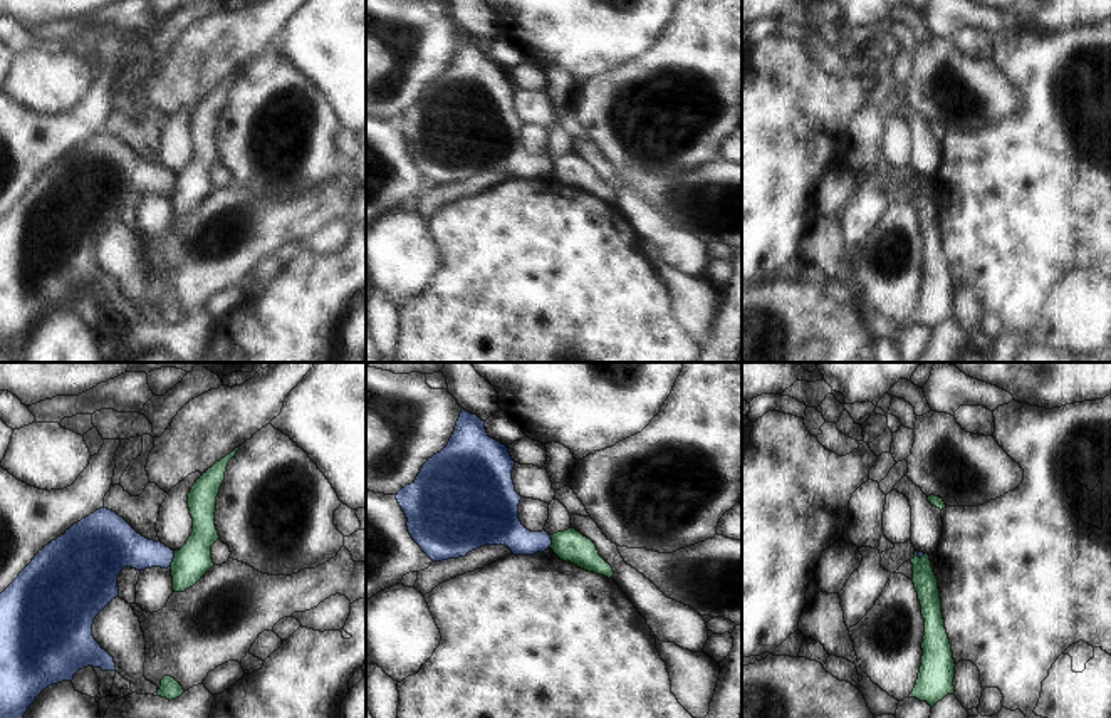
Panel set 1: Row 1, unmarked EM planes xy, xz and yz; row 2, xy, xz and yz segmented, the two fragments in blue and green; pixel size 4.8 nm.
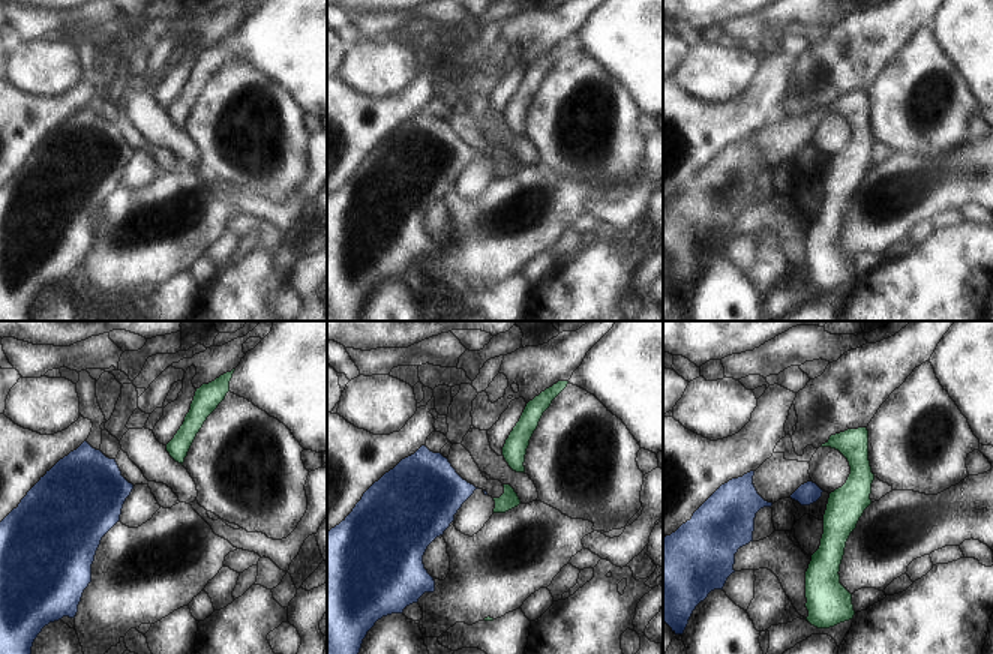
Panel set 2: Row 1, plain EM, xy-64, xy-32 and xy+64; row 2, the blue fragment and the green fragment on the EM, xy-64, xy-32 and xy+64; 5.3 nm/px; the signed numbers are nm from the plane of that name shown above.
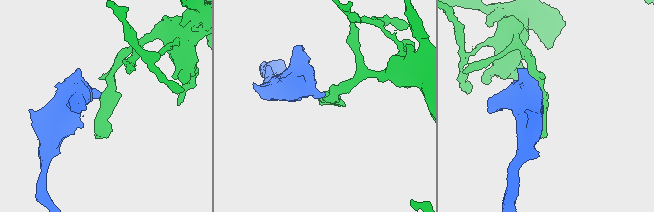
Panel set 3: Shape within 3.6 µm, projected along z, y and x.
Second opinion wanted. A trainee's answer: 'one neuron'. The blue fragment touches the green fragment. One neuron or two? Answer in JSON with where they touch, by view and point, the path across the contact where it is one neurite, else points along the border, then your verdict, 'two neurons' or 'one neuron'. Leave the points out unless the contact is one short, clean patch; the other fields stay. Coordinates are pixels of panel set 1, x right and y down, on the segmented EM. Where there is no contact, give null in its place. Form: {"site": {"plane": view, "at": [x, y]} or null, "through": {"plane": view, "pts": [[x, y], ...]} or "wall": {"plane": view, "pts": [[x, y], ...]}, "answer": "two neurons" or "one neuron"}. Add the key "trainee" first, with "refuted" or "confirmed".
{"trainee": "refuted", "site": {"plane": "xy", "at": [173, 557]}, "answer": "two neurons"}

